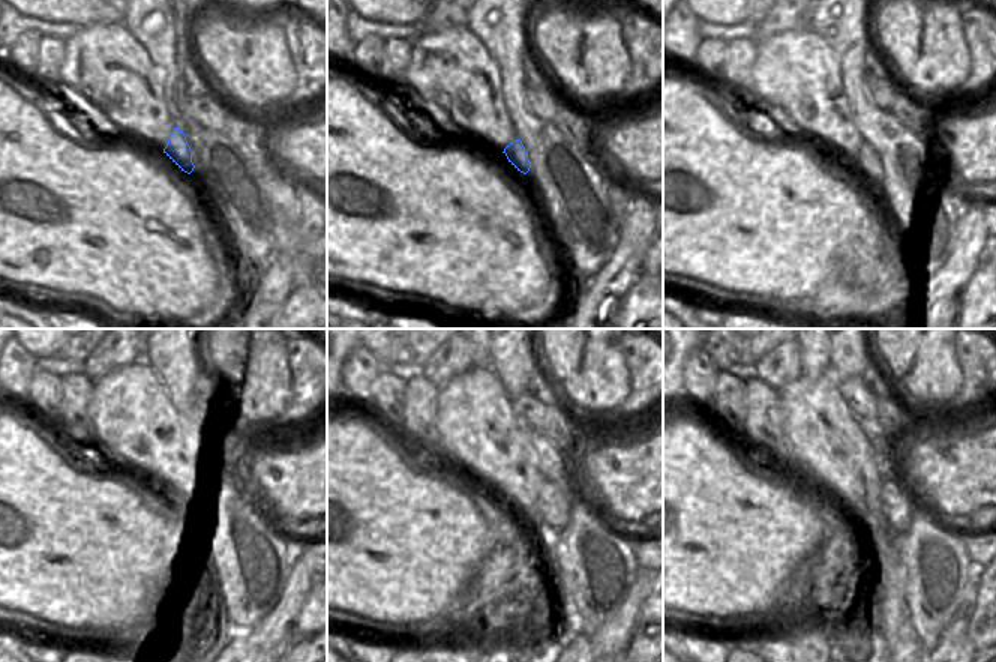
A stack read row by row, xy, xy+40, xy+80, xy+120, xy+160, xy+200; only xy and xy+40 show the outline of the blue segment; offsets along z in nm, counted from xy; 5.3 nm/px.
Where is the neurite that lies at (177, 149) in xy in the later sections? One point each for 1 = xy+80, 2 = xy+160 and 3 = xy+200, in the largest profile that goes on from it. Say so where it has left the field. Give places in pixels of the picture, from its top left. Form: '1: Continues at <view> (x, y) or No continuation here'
1: Continues at xy+80 (867, 162)
2: Continues at xy+160 (552, 502)
3: Continues at xy+200 (897, 506)

